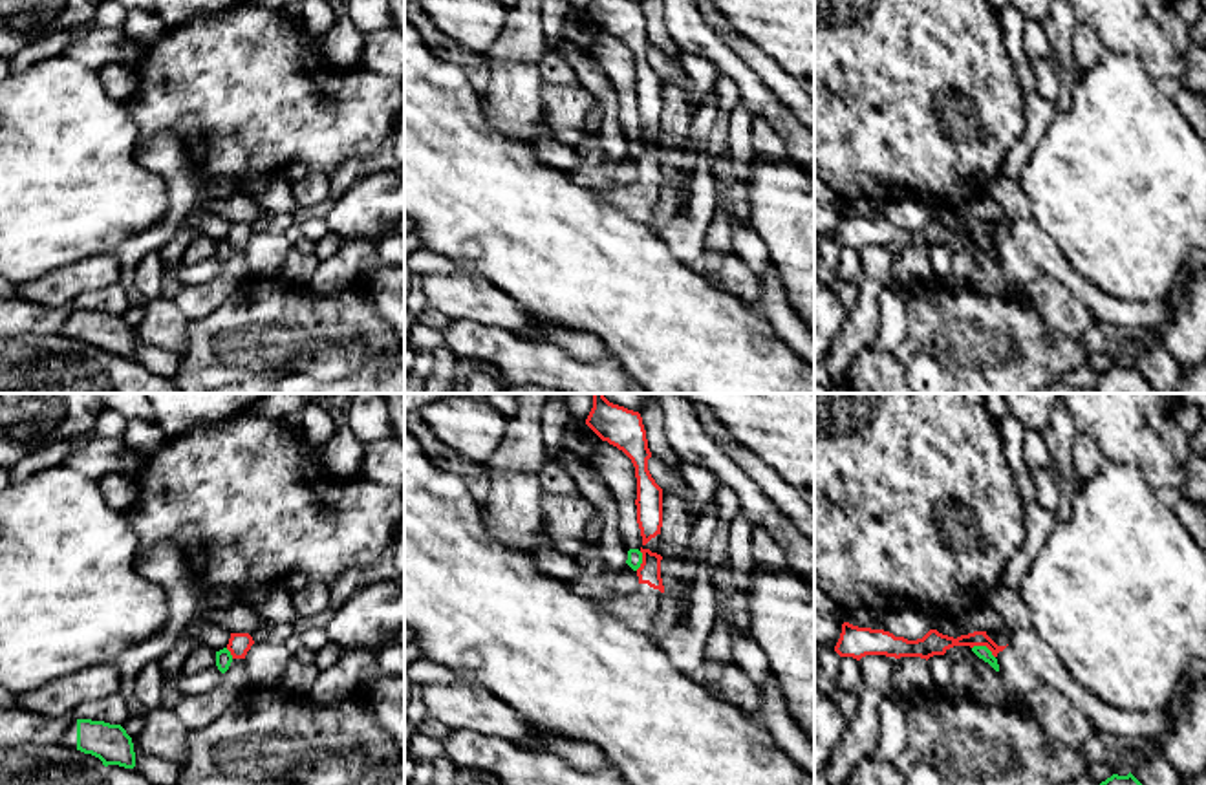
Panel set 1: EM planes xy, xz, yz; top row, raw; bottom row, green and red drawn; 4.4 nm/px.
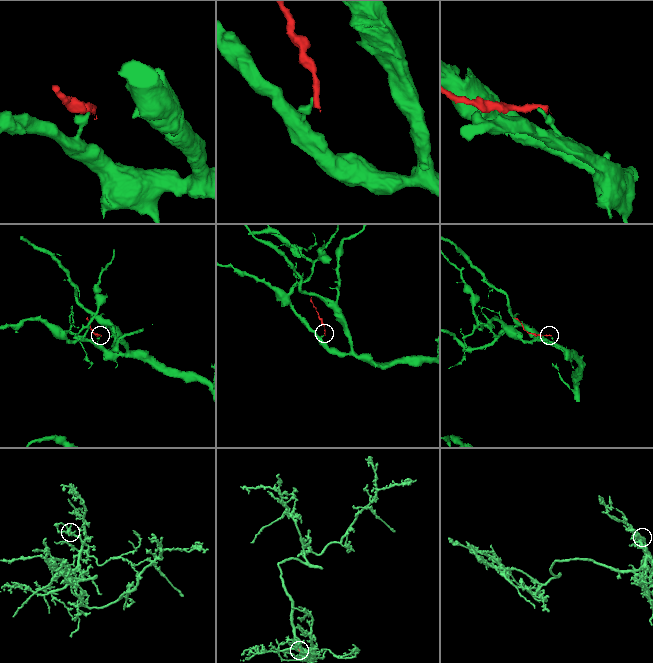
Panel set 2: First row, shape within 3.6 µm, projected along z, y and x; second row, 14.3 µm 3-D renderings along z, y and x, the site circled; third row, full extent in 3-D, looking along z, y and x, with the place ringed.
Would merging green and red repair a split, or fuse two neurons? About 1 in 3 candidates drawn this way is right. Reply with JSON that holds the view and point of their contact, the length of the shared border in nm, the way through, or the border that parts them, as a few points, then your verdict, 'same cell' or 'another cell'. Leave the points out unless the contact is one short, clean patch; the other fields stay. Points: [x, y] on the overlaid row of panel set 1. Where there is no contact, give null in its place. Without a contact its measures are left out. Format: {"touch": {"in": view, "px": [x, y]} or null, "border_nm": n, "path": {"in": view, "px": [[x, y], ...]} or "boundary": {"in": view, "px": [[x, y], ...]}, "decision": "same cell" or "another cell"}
{"touch": {"in": "yz", "px": [985, 646]}, "border_nm": 120, "boundary": {"in": "yz", "px": [[972, 646], [985, 646], [994, 657]]}, "decision": "another cell"}

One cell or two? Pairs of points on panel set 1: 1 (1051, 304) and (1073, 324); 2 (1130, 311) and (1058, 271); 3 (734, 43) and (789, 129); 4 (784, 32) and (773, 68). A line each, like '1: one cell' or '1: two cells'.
1: one cell
2: one cell
3: two cells
4: two cells

